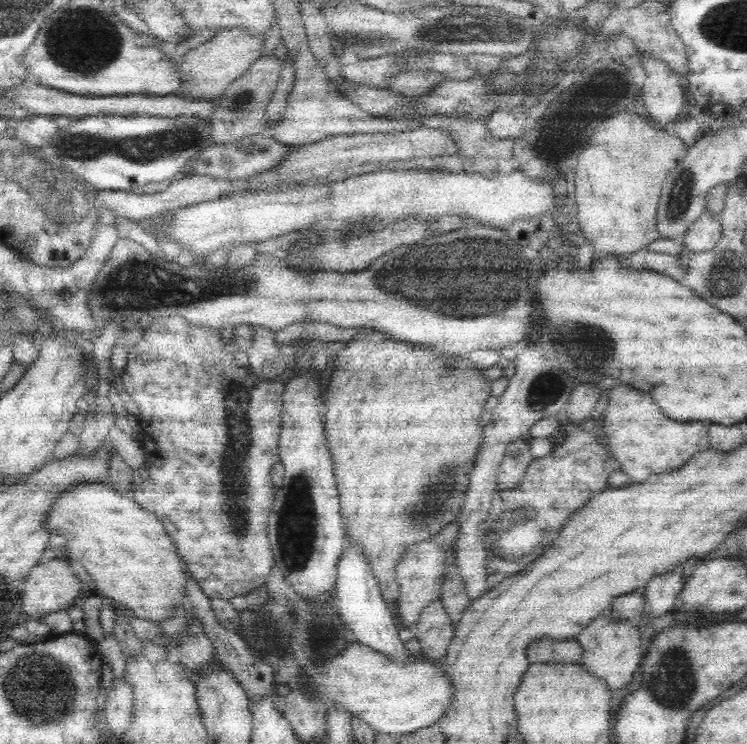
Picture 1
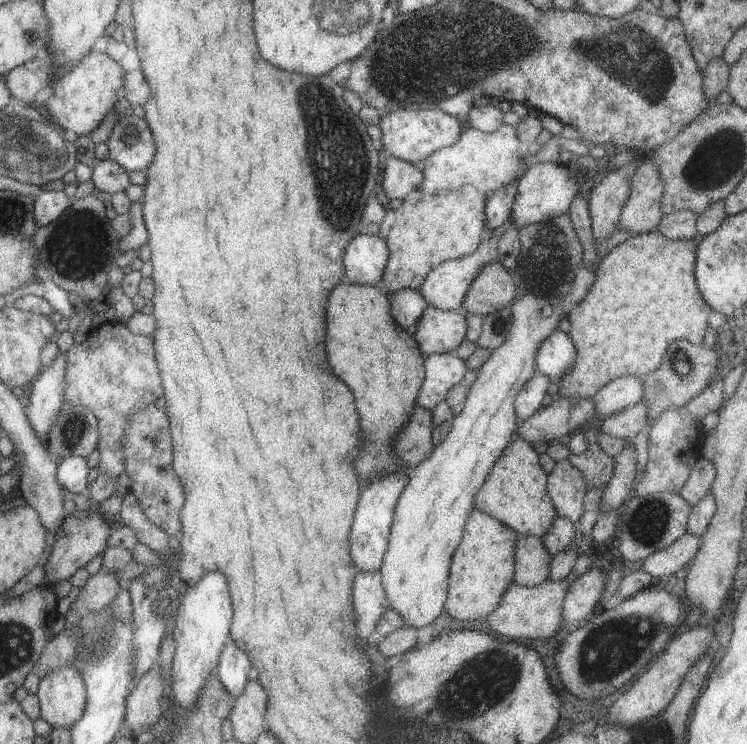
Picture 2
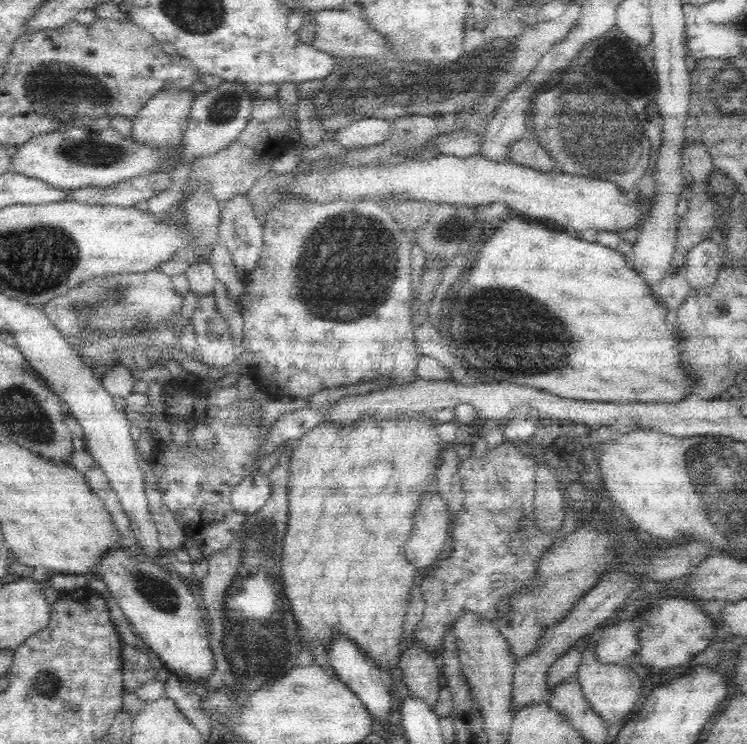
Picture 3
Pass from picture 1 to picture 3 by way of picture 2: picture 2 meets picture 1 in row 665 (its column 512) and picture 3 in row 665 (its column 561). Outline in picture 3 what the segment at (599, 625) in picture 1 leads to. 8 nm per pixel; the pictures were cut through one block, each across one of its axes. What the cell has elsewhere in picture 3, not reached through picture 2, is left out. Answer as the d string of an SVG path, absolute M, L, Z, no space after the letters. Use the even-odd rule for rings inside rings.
M598 632L584 638L584 642L582 642L584 650L580 654L582 660L580 660L576 680L580 682L582 696L586 698L590 708L604 720L606 728L610 728L610 726L616 726L616 724L624 724L634 716L632 710L638 702L642 686L640 686L638 676L634 672L630 672L628 666L602 666L600 662L596 662L596 642L598 642Z

